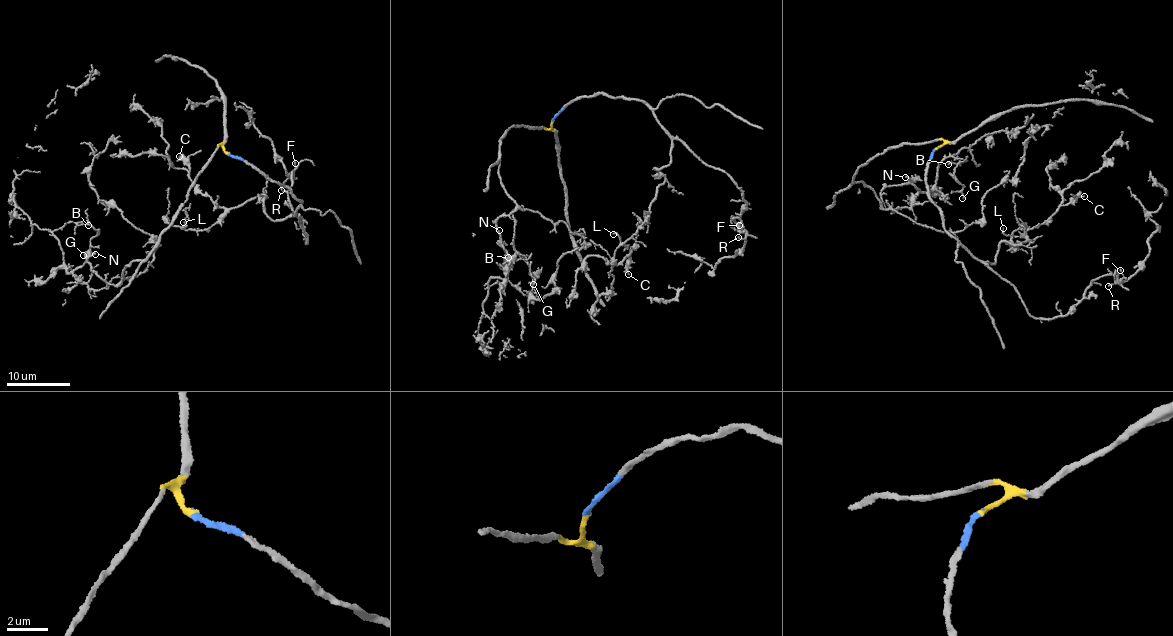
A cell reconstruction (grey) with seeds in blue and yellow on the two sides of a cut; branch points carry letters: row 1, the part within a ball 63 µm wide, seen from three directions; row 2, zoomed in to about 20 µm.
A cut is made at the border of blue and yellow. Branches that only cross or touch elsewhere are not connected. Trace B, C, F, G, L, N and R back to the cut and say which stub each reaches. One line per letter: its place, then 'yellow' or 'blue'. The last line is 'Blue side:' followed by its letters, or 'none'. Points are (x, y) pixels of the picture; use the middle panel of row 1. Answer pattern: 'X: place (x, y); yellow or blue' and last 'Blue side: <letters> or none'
B: place (508, 257); yellow
C: place (628, 274); blue
F: place (739, 225); blue
G: place (533, 284); yellow
L: place (613, 234); blue
N: place (499, 230); yellow
R: place (738, 237); blue
Blue side: C, F, L, R

